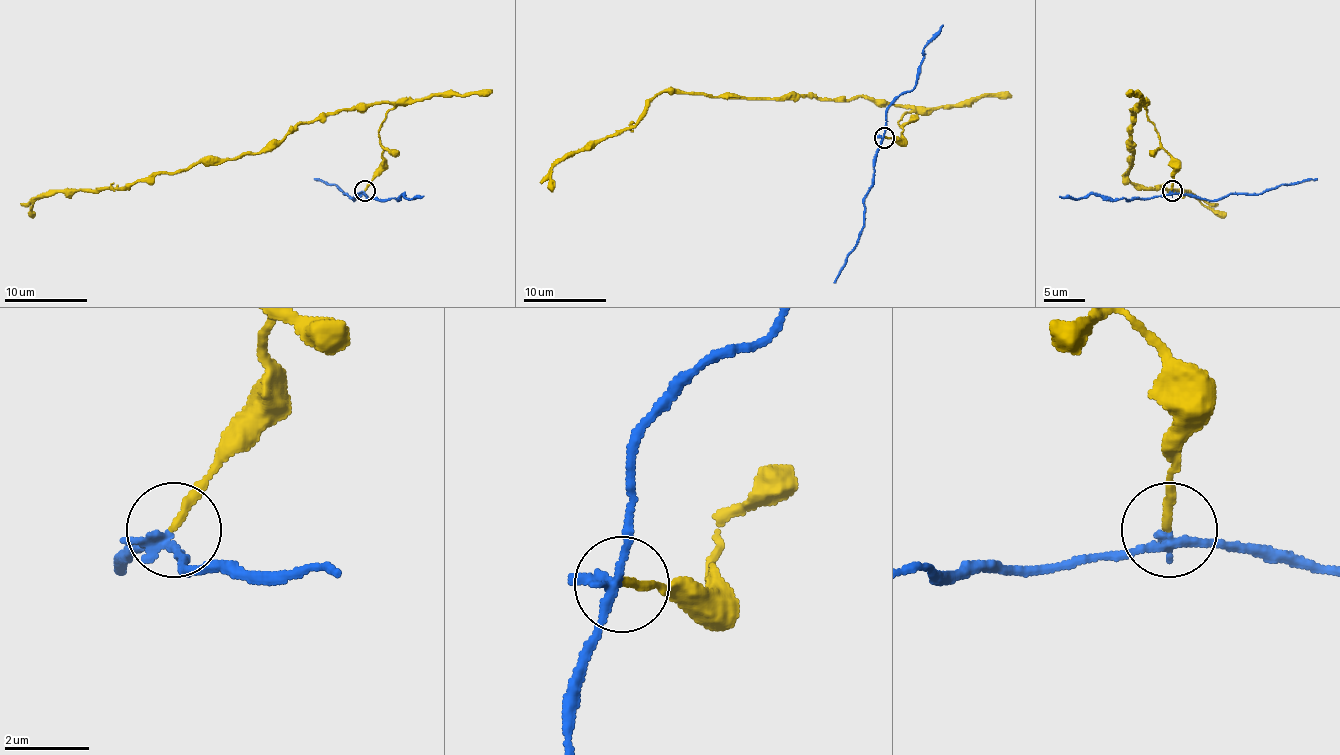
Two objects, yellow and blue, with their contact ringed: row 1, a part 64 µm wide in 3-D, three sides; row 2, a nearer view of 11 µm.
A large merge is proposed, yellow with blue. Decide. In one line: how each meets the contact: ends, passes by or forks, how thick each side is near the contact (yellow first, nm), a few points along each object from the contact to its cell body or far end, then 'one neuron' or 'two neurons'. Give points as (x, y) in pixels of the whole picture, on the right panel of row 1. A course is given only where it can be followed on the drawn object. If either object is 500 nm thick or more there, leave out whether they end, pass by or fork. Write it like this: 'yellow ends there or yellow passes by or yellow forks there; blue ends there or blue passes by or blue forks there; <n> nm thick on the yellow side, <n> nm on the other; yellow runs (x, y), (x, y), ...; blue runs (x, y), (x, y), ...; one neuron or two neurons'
yellow ends there; blue passes by; 200 nm thick on the yellow side, 240 nm on the other; yellow runs (1172, 191), (1170, 154), (1139, 102), (1131, 111), (1133, 152), (1127, 179), (1137, 187), (1185, 189), (1226, 216); blue runs (1172, 191), (1222, 199), (1235, 193), (1261, 193), (1282, 185), (1317, 179); two neurons

